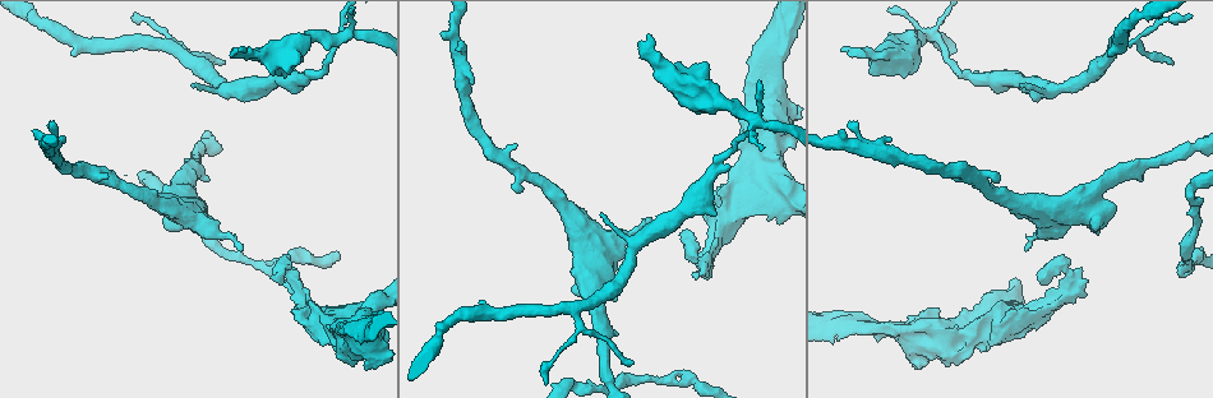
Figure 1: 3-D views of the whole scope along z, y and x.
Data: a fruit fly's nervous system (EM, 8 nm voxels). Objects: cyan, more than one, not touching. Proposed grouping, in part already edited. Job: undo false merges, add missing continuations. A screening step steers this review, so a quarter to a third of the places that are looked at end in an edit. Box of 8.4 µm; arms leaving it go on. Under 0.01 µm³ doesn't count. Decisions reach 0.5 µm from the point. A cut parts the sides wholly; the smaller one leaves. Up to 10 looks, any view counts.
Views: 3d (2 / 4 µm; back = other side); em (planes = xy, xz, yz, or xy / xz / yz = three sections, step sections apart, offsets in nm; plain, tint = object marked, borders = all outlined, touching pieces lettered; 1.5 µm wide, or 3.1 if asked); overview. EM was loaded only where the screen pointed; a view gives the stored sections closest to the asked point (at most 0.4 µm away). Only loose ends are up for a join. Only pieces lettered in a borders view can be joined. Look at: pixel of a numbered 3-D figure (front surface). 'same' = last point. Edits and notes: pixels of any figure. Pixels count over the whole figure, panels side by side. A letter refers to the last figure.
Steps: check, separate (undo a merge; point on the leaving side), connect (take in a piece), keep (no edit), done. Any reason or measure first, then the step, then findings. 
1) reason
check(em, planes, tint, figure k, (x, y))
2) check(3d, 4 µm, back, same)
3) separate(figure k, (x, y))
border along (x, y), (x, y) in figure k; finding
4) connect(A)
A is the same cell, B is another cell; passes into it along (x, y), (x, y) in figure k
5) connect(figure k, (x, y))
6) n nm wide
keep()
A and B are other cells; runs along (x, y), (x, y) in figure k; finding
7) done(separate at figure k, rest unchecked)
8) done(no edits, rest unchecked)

check(3d, 4 µm, figure 1, (768, 160))

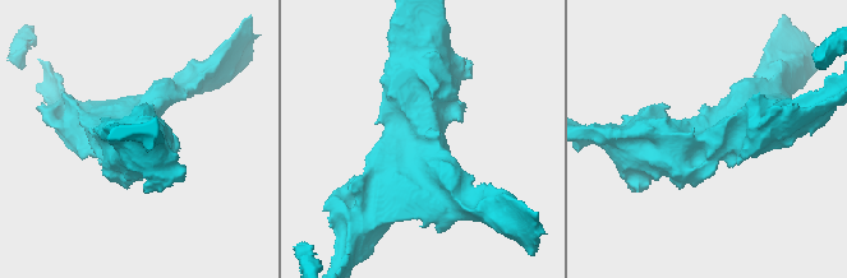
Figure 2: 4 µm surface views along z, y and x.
3 arms; arms of 380, 600, 750 nm
check(em, yz, step 4, tint, figure 2, (418, 143))

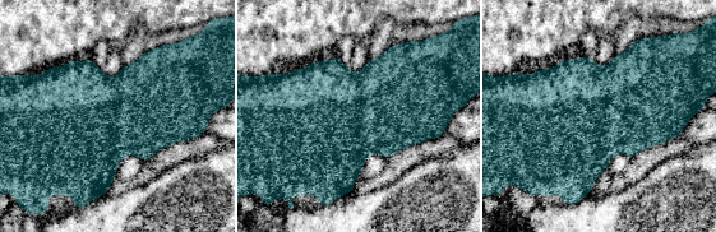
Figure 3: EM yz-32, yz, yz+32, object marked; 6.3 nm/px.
check(em, planes, borders, same)

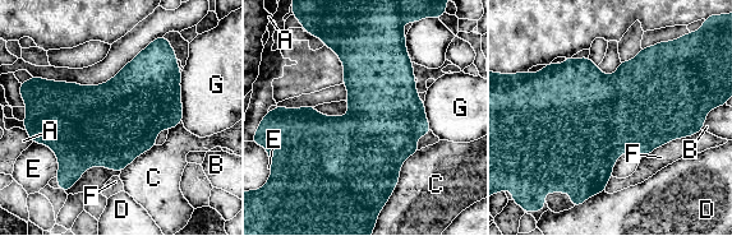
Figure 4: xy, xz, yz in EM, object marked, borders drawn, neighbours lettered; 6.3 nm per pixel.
500 nm wide; F touches over 420 nm
keep()
A, B, C, D, E, F and G are other cells; one neuron here

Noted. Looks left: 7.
free end
check(em, planes, borders, figure 1, (1024, 250))

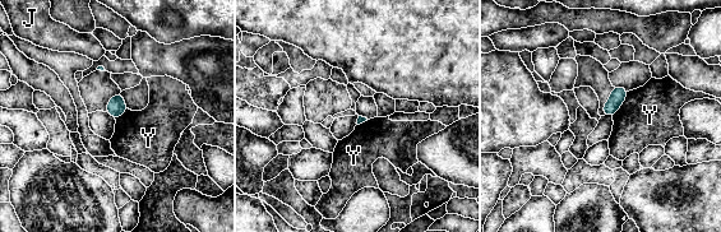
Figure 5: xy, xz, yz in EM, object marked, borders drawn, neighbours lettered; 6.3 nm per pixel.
keep()
J and Y are other cells; border along (628, 92), (613, 116) in figure 5; no lettered piece goes on from it

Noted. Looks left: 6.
an open end
check(3d, 4 µm, back, figure 1, (232, 57))

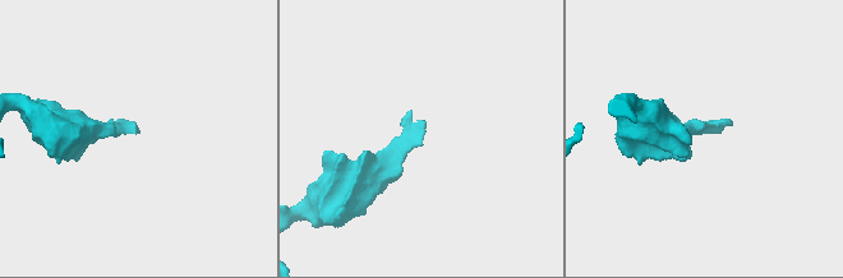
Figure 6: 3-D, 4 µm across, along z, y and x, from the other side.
shape alone is not enough
check(em, planes, borders, figure 6, (138, 133))

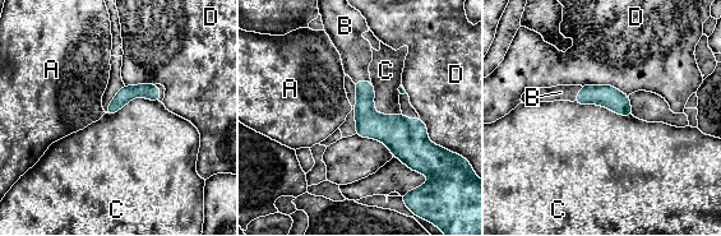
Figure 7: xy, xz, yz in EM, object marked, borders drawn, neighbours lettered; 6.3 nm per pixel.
connect(figure 7, (356, 55))
B is the same cell, A, C and D are other cells; passes into it along (368, 119), (361, 81), (356, 55) in figure 7; it goes on there

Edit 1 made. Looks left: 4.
done(connect at figure 7, rest unchecked)

